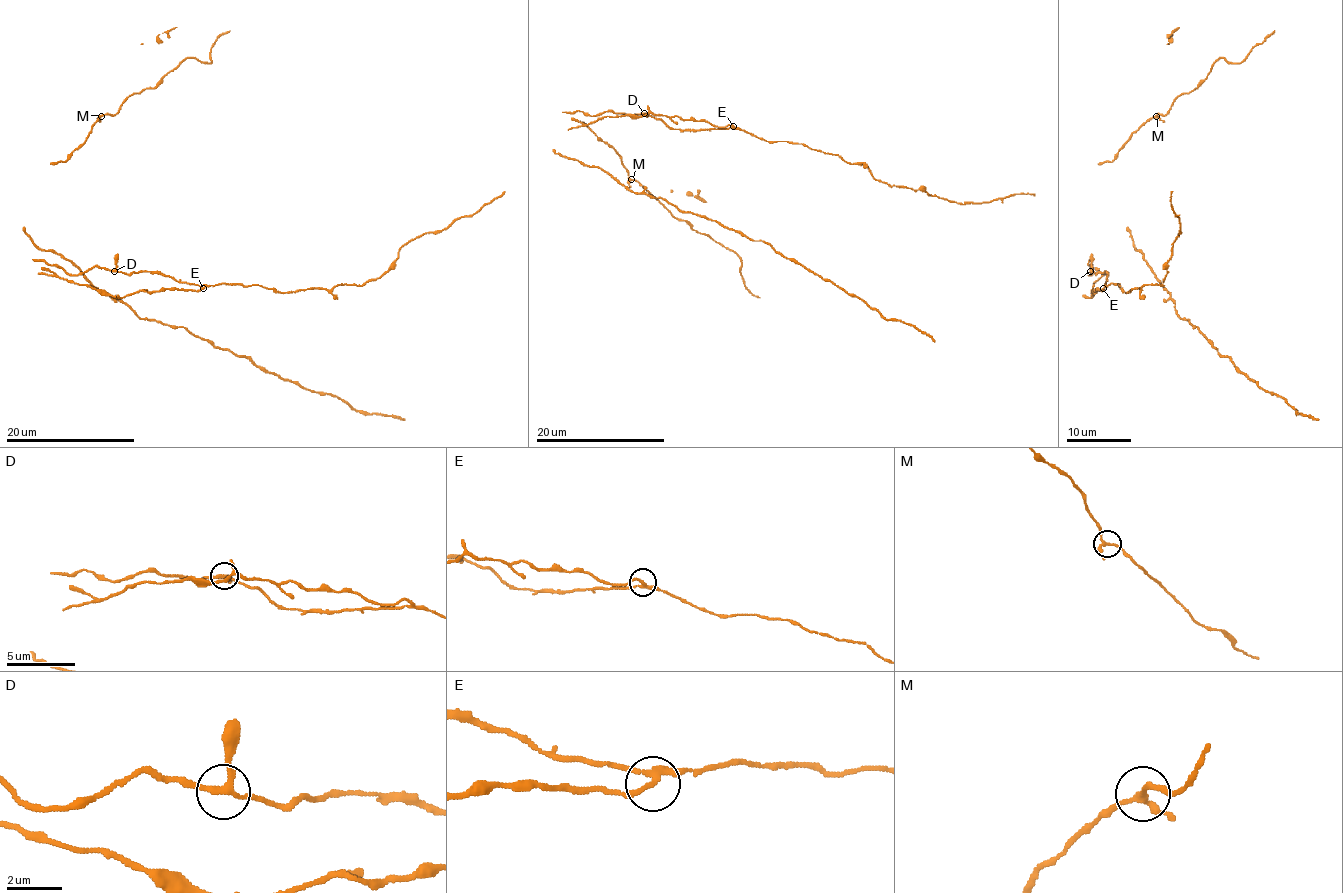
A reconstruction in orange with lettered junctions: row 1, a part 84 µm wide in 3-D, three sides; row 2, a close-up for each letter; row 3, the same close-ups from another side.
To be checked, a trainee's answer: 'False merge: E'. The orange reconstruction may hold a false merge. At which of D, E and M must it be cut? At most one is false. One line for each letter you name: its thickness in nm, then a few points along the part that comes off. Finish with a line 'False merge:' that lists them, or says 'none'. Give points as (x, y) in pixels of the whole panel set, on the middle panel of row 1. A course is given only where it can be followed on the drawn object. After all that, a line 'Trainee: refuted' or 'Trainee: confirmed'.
E: calibre 190 nm; course (733, 126), (714, 126), (706, 121), (646, 113), (639, 116), (604, 116), (568, 129)
False merge: E
Trainee: confirmed

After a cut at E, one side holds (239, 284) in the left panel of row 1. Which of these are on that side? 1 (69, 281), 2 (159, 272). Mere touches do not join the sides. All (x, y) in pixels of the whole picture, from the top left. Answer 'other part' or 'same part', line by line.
1: other part
2: same part

